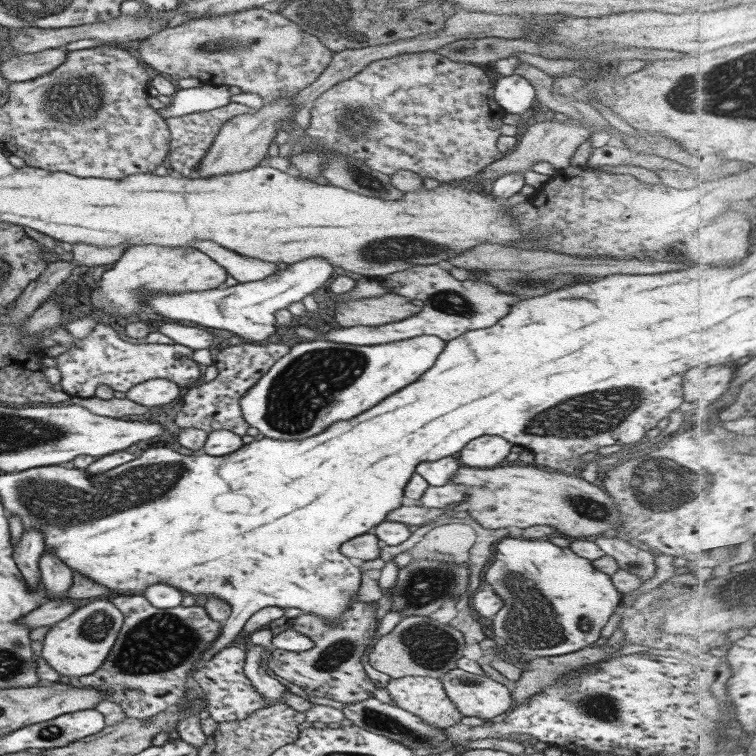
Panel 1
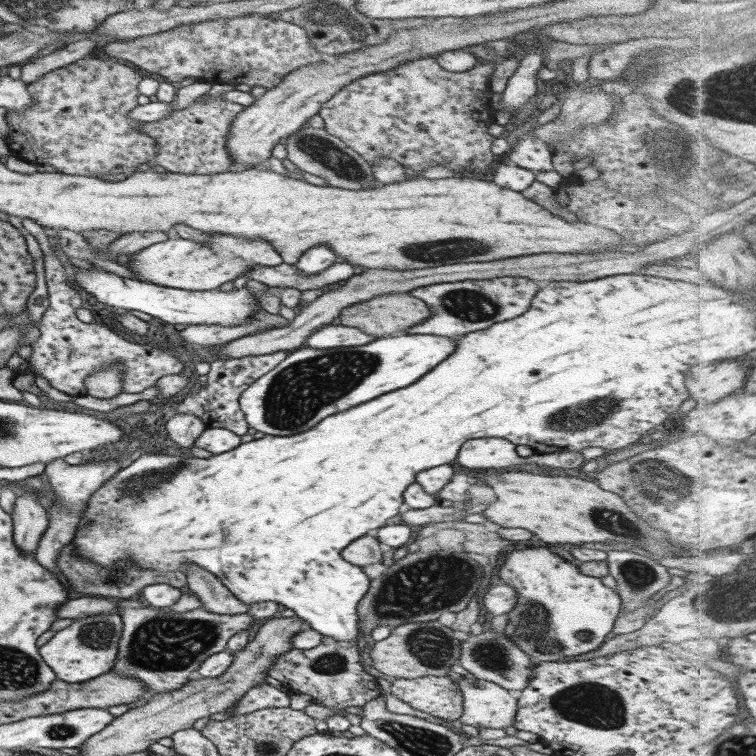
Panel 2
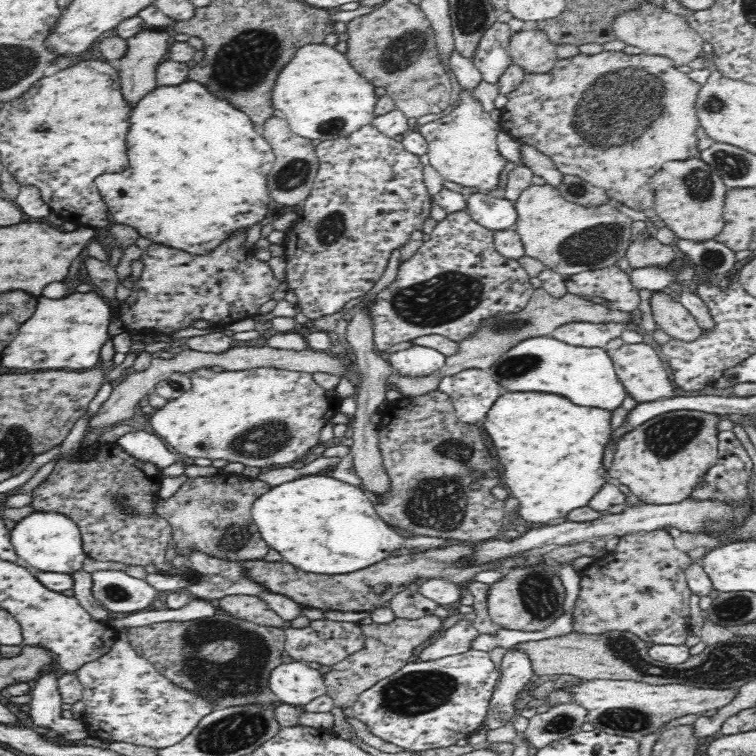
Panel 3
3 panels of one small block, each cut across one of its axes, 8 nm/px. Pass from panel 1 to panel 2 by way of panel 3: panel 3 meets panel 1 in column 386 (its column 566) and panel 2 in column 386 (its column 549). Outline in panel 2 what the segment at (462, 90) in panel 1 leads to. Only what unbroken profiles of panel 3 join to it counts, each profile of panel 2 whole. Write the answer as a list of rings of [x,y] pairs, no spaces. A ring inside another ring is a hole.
[[[425,56],[425,58],[411,60],[411,62],[401,62],[397,64],[395,68],[391,68],[391,70],[375,72],[375,74],[365,74],[362,75],[361,78],[349,82],[349,84],[343,86],[339,92],[335,92],[329,100],[323,102],[317,114],[322,118],[324,122],[322,128],[325,129],[327,134],[337,137],[341,142],[345,143],[345,146],[351,148],[371,165],[378,162],[381,158],[391,158],[398,164],[401,164],[403,168],[409,168],[415,172],[430,168],[431,166],[445,166],[455,173],[464,172],[465,170],[471,172],[472,170],[483,169],[495,159],[490,151],[491,142],[494,137],[487,133],[487,127],[493,122],[495,110],[493,110],[487,102],[481,102],[481,100],[479,100],[479,93],[481,93],[483,89],[487,89],[494,65],[495,62],[484,62],[480,65],[473,66],[473,68],[469,68],[469,70],[465,70],[465,72],[449,72],[449,70],[443,70],[443,68],[437,64],[435,56]]]

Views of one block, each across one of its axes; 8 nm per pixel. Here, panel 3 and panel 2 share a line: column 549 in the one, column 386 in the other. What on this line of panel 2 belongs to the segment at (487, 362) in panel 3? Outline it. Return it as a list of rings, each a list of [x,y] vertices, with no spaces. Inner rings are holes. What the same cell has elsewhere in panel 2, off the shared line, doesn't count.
[[[395,292],[394,294],[379,294],[370,300],[347,306],[340,310],[338,317],[341,326],[356,328],[369,336],[383,337],[400,334],[401,330],[421,324],[429,316],[431,316],[431,311],[423,301],[410,296],[407,292]]]

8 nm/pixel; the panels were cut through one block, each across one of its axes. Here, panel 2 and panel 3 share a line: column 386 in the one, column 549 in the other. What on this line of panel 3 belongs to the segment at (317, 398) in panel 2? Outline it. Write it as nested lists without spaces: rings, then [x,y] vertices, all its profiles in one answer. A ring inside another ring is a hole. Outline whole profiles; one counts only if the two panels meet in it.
[[[552,336],[527,338],[492,362],[488,371],[498,384],[512,392],[554,392],[578,406],[614,410],[627,395],[606,349],[572,346]]]

